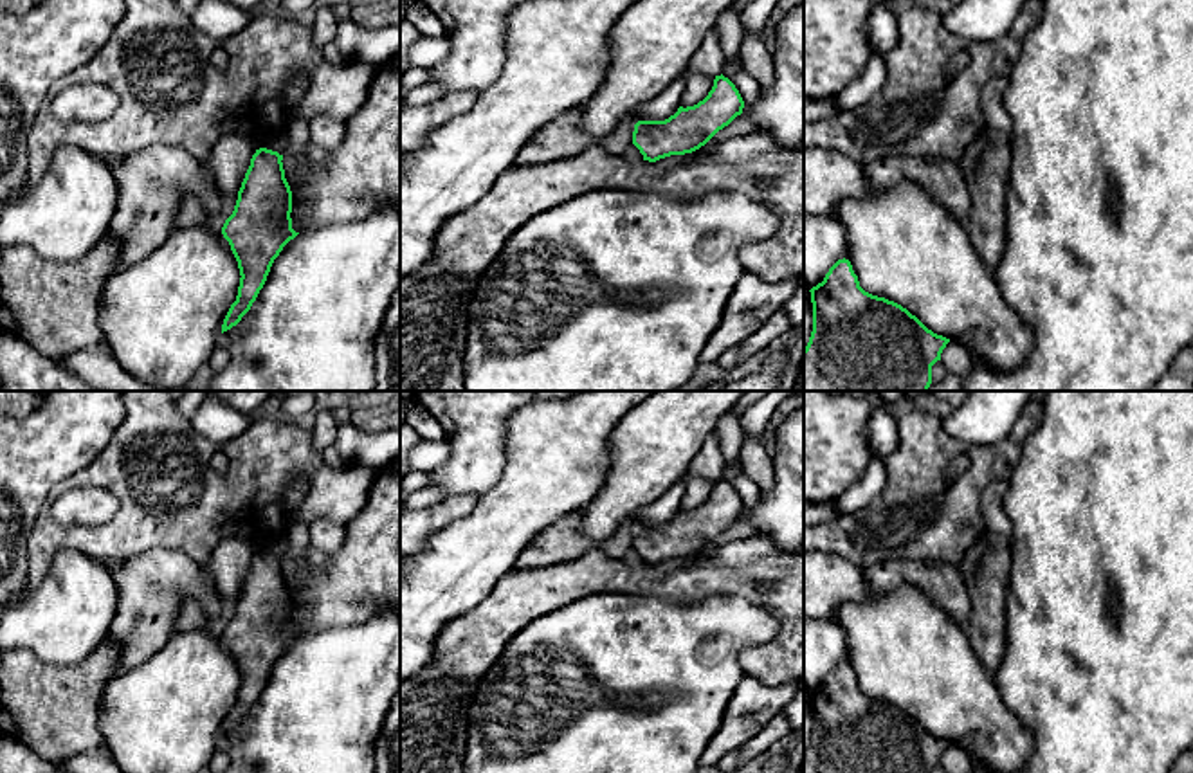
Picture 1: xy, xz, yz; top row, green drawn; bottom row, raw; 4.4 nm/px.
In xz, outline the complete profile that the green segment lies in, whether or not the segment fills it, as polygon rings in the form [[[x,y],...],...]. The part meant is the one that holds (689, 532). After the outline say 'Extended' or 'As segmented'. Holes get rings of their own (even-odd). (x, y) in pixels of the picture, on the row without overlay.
[[[715,479],[708,499],[694,510],[679,510],[665,524],[638,524],[624,521],[606,541],[595,541],[578,532],[584,510],[571,512],[541,532],[517,557],[514,569],[533,569],[544,564],[569,562],[591,550],[620,557],[634,548],[643,564],[656,566],[670,559],[685,559],[705,550],[719,533],[742,517],[744,505],[735,488]]]. Extended

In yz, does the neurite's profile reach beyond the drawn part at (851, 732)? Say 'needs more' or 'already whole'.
already whole

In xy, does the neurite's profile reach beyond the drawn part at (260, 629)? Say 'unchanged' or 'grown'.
grown

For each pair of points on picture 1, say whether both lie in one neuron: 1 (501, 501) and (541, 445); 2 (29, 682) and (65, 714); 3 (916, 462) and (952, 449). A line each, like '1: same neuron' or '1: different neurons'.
1: same neuron
2: same neuron
3: same neuron

